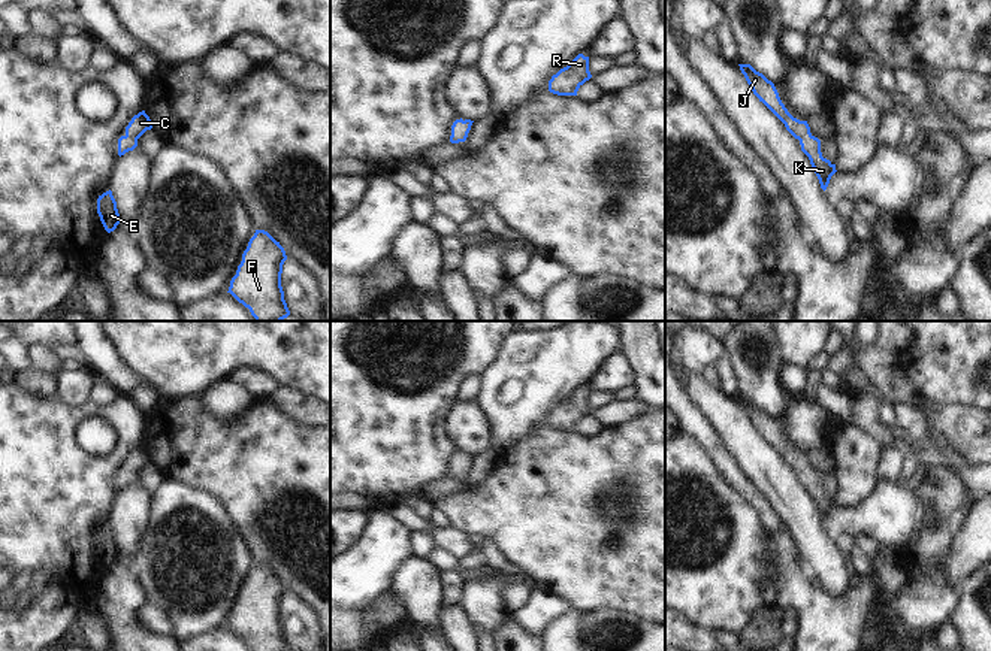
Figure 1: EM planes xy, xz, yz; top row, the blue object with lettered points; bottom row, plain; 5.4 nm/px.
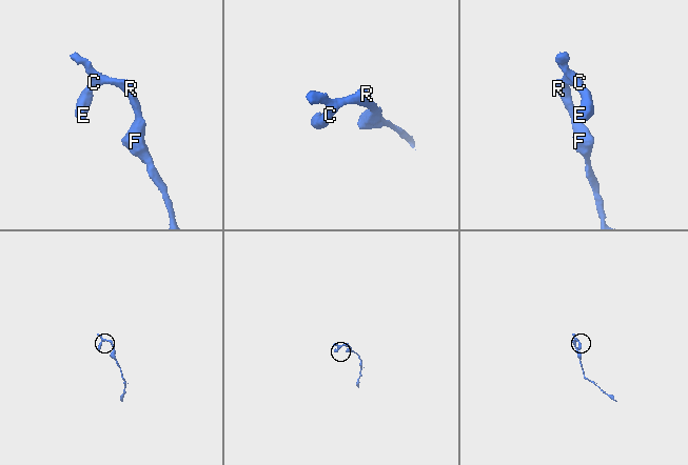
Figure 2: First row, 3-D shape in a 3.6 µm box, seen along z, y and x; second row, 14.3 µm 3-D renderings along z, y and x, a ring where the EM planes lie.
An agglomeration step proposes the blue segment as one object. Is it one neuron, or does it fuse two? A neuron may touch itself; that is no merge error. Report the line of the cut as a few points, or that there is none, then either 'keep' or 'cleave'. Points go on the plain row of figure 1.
cut none; keep

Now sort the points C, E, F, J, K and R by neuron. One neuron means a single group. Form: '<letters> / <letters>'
C E F J K R

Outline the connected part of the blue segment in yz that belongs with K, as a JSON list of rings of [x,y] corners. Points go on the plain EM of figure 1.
[[[750,399],[738,400],[759,436],[762,436],[785,458],[786,464],[800,475],[801,485],[809,491],[821,523],[825,526],[831,511],[837,505],[836,499],[822,491],[821,475],[810,467],[807,455],[800,455],[788,446],[771,415],[756,406]]]

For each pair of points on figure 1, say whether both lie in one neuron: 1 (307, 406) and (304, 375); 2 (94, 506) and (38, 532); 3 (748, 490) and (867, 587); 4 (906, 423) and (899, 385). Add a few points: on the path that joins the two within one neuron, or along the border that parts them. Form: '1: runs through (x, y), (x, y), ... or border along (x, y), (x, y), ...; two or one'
1: border along (284, 387), (298, 387), (314, 396); two
2: runs through (81, 506), (63, 506), (51, 518); one
3: runs through (776, 530), (791, 575), (818, 602), (827, 602); one
4: border along (894, 405), (914, 406), (922, 414), (927, 426); two

